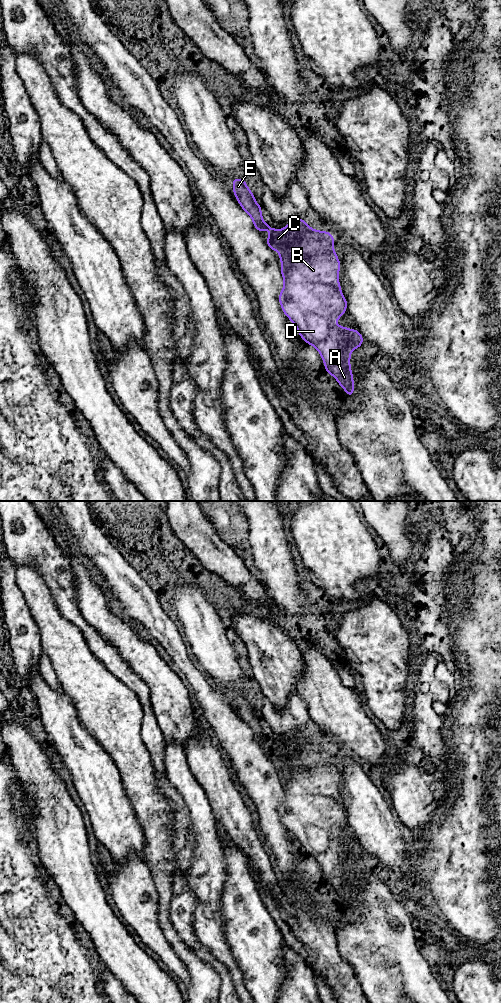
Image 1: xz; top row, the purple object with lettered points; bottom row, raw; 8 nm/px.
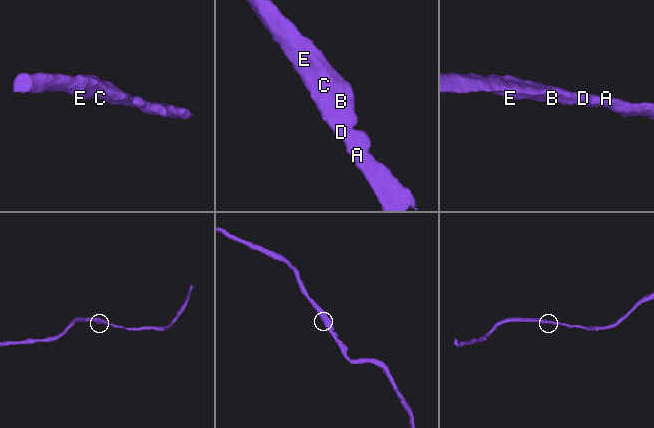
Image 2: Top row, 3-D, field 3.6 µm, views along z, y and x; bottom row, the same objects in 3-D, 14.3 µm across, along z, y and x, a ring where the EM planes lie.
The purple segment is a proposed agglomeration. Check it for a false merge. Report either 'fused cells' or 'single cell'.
single cell

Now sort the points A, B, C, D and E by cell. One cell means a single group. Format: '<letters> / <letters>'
A B C D E

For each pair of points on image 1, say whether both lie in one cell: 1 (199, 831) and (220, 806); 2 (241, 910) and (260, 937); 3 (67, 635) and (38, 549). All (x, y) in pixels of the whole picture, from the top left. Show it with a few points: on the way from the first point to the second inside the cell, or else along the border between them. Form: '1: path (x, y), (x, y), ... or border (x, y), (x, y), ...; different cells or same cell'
1: border (205, 793), (216, 824); different cells
2: path (247, 917), (259, 930); same cell
3: border (49, 589), (59, 612), (76, 626); different cells

